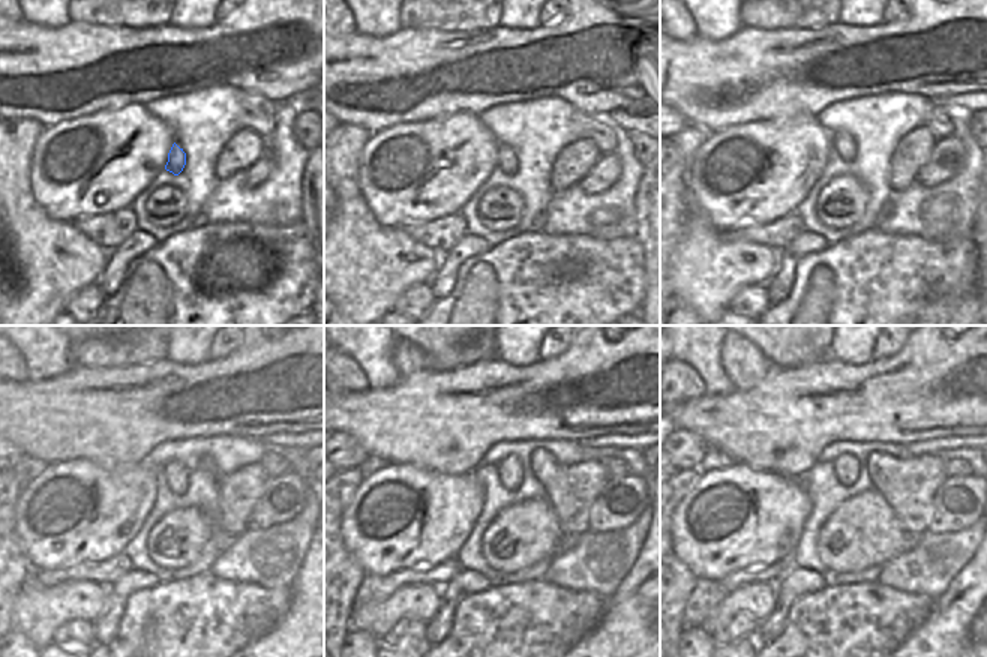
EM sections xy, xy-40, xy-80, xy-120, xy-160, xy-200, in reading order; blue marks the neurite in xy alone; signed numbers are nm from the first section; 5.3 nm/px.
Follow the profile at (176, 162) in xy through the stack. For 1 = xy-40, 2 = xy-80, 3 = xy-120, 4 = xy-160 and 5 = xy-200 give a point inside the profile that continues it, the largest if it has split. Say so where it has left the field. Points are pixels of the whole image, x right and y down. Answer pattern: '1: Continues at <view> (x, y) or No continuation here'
1: Continues at xy-40 (507, 159)
2: Continues at xy-80 (845, 143)
3: Continues at xy-120 (174, 473)
4: Continues at xy-160 (510, 470)
5: Continues at xy-200 (846, 467).

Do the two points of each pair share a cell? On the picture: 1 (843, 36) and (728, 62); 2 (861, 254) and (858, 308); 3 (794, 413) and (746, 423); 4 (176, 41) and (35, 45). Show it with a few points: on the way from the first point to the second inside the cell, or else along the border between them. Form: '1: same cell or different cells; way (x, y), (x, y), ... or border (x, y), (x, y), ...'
1: same cell; way (815, 57), (806, 62), (756, 62)
2: same cell; way (861, 267), (861, 294)
3: same cell; way (782, 423), (758, 423)
4: same cell; way (141, 45), (69, 45)

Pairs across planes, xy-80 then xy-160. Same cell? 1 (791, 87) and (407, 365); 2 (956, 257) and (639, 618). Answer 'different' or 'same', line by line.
1: different
2: different

